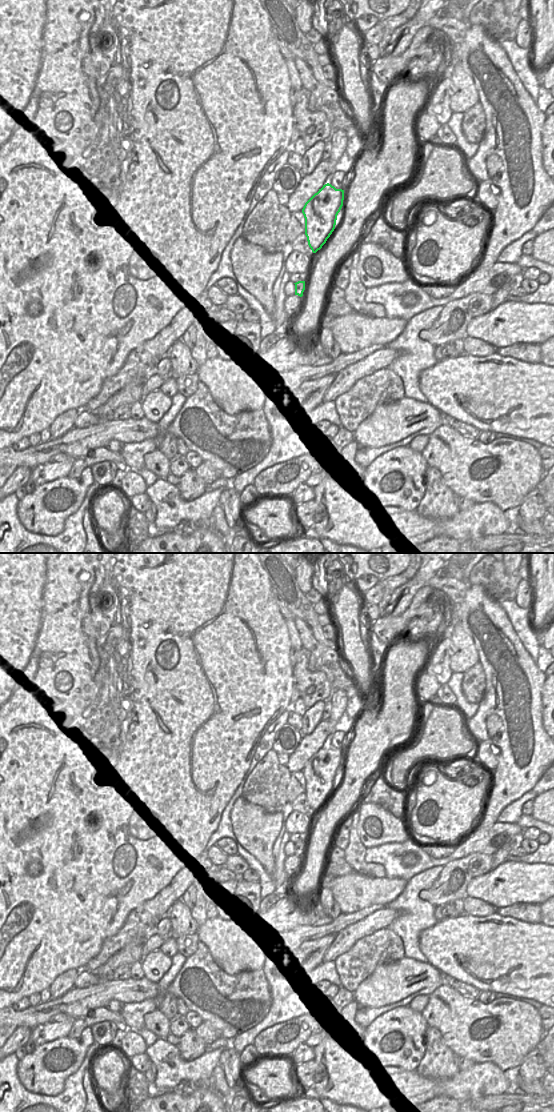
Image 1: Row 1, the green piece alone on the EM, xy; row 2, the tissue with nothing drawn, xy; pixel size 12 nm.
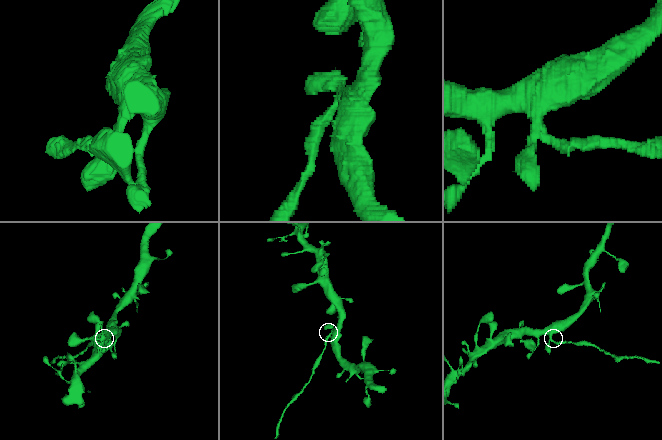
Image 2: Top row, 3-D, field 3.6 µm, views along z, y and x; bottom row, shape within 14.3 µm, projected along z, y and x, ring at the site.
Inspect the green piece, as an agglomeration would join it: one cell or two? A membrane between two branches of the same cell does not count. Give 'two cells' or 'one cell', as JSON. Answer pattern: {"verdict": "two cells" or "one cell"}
{"verdict": "two cells"}

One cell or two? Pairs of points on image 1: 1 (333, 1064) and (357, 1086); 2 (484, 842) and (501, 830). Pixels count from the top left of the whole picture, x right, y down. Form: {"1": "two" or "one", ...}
{"1": "one", "2": "one"}

